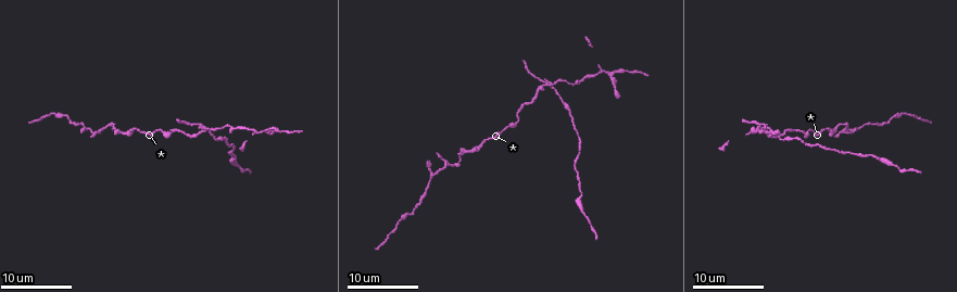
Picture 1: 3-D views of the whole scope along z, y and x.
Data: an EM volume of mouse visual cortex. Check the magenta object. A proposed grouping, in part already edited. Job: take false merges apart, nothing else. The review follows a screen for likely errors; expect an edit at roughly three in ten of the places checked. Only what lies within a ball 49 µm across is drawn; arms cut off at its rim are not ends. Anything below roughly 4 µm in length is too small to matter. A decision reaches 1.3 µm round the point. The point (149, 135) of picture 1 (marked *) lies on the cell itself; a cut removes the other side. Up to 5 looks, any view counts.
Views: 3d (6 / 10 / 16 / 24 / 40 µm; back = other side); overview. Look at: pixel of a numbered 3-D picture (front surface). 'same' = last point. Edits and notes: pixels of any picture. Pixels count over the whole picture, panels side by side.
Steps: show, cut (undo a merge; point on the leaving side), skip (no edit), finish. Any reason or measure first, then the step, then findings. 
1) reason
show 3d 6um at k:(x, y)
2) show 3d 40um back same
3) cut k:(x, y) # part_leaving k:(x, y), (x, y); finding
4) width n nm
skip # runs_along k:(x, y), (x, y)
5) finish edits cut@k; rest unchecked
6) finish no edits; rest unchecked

a narrow waist
show 3d 24um at 1:(161, 128)

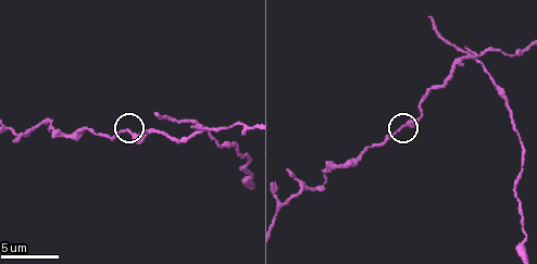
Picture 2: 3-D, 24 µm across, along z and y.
closer look
show 3d 10um at 2:(123, 129)

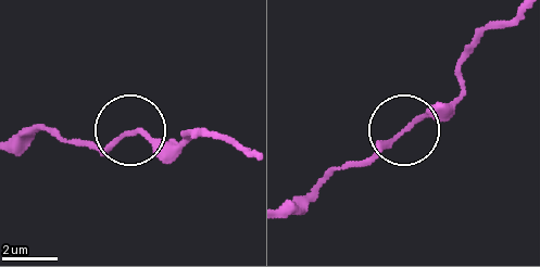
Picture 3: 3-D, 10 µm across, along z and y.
skip # runs_along 3:(375, 152), (461, 99); all the same cell

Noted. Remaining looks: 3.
four arms meet
show 3d 10um at 2:(476, 57)

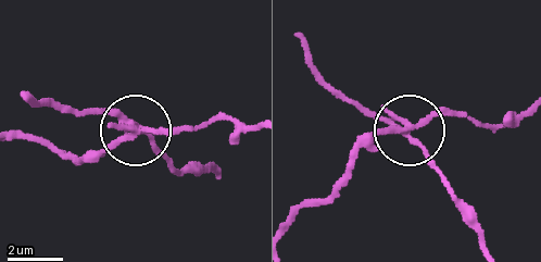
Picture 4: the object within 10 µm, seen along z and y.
width 220 nm
cut 4:(98, 112) # part_leaving 4:(406, 129), (481, 247); a second cell is stuck on

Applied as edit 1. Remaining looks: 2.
calibre changes
show 3d 16um at 1:(396, 223)

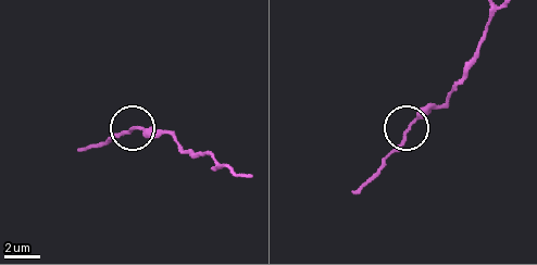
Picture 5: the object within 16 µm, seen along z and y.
closer look
show 3d 6um at 5:(137, 130)

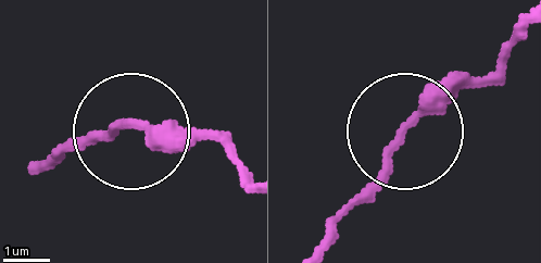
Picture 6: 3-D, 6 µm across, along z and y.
skip # runs_along 6:(243, 171), (208, 139), (130, 124), (60, 143); all the same cell

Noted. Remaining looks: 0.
finish edits cut@4; rest unchecked

